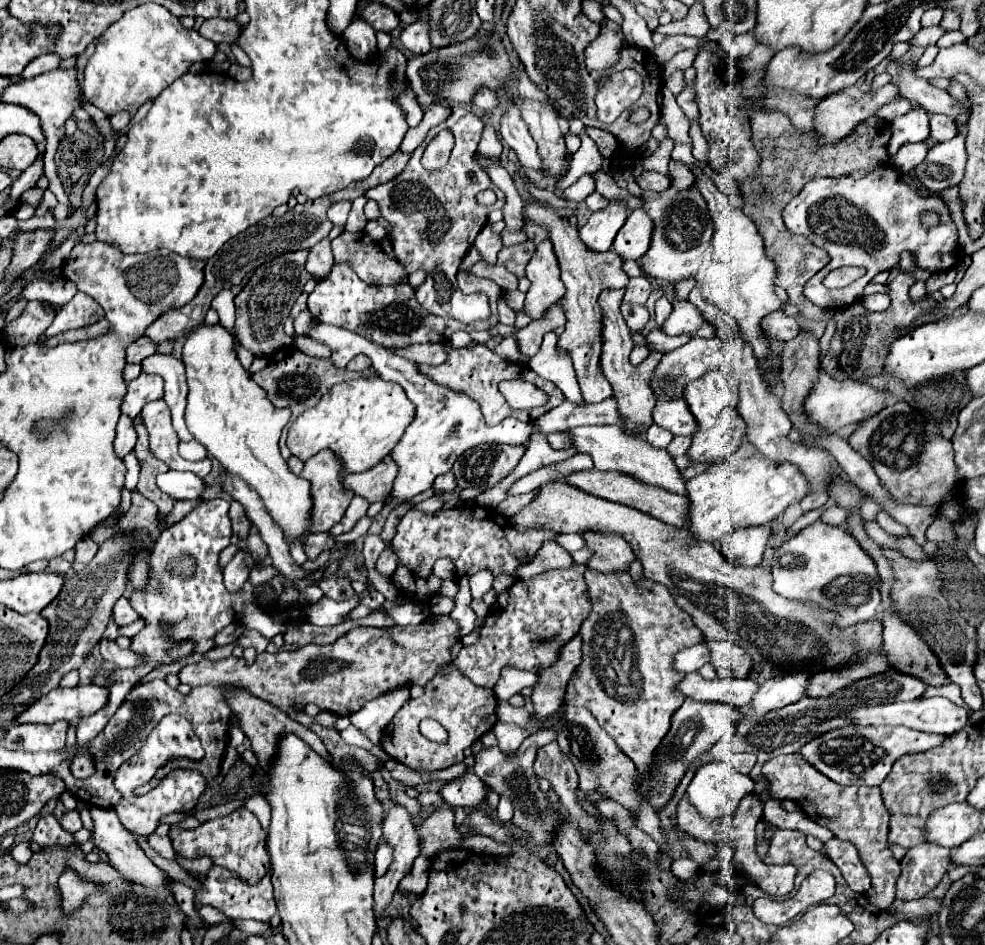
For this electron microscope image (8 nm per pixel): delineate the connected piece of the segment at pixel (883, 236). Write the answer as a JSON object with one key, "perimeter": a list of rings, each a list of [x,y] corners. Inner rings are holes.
{"perimeter":[[[882,163],[880,167],[876,167],[874,171],[866,173],[862,179],[854,179],[854,177],[826,177],[826,179],[812,179],[808,181],[800,195],[796,195],[782,211],[784,217],[784,225],[788,227],[788,231],[792,233],[800,233],[804,237],[808,237],[814,245],[822,247],[828,251],[830,255],[830,263],[818,271],[806,285],[804,285],[804,297],[808,301],[812,301],[818,307],[824,309],[842,309],[850,303],[854,303],[856,299],[860,299],[864,287],[882,271],[890,271],[894,265],[900,263],[900,255],[902,251],[910,251],[916,259],[916,265],[920,269],[926,269],[930,273],[938,273],[938,271],[948,271],[956,265],[958,261],[958,235],[956,235],[956,225],[952,223],[952,217],[948,213],[948,205],[938,197],[920,197],[918,191],[914,187],[910,187],[908,183],[904,183],[896,171],[894,165],[890,163]],[[934,209],[940,215],[940,225],[934,229],[920,229],[920,213]],[[844,265],[862,265],[866,267],[866,275],[864,279],[854,281],[852,285],[844,287],[844,289],[826,289],[824,287],[824,277],[836,269],[836,267],[844,267]]]}

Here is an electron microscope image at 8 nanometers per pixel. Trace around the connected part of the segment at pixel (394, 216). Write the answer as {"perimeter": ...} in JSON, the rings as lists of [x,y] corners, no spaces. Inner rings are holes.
{"perimeter":[[[464,105],[454,107],[446,121],[442,121],[440,125],[428,131],[424,143],[418,147],[418,161],[412,159],[406,165],[406,169],[400,175],[396,175],[392,181],[380,183],[370,191],[366,191],[366,197],[374,199],[380,205],[382,217],[392,225],[392,231],[388,237],[392,241],[394,255],[402,263],[406,273],[414,273],[418,269],[426,271],[426,281],[416,289],[418,303],[434,315],[454,317],[460,323],[490,319],[490,303],[486,293],[464,295],[456,279],[456,273],[464,255],[474,245],[476,235],[484,229],[490,213],[490,209],[480,207],[476,203],[476,193],[482,189],[494,189],[498,195],[498,201],[494,207],[504,207],[504,193],[490,181],[486,171],[480,171],[476,167],[472,159],[472,153],[480,143],[482,129],[484,129],[484,123],[470,109],[466,109]],[[442,127],[454,127],[456,145],[444,169],[426,171],[420,165],[422,151]],[[470,173],[474,175],[474,179],[468,177]]]}

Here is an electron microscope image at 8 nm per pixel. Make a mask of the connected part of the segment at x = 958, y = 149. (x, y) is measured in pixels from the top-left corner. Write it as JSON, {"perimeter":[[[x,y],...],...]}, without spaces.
{"perimeter":[[[956,135],[950,141],[936,143],[924,163],[920,163],[914,171],[920,179],[920,183],[932,191],[938,193],[946,187],[954,187],[964,179],[964,167],[966,167],[968,155],[964,145],[964,135]]]}

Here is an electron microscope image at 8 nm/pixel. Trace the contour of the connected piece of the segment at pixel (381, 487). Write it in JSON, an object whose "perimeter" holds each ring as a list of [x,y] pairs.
{"perimeter":[[[386,455],[378,465],[370,467],[368,471],[344,475],[342,483],[346,489],[354,491],[356,495],[362,495],[370,503],[374,503],[374,501],[384,503],[390,497],[396,473],[398,473],[396,463],[392,461],[390,455]]]}

